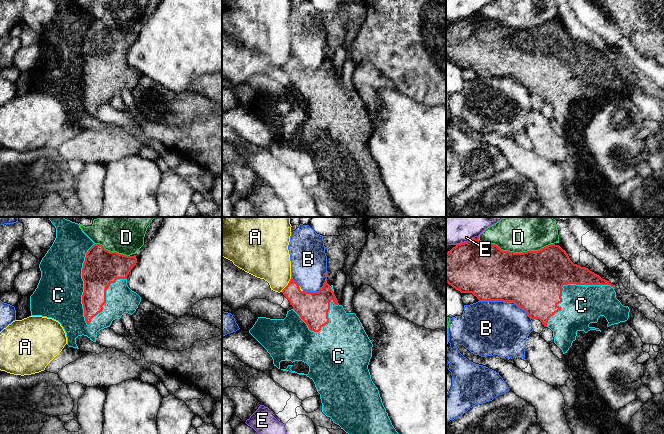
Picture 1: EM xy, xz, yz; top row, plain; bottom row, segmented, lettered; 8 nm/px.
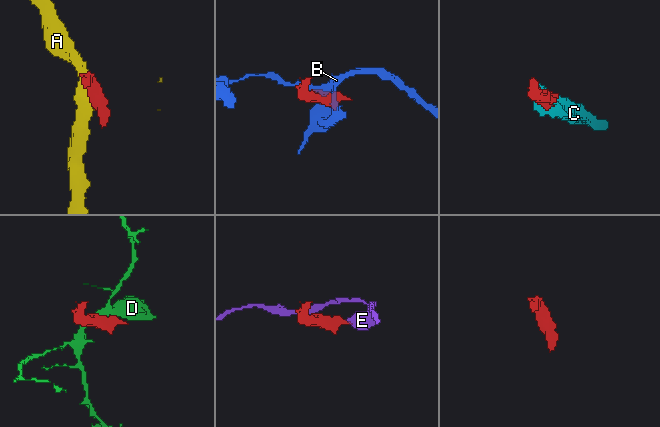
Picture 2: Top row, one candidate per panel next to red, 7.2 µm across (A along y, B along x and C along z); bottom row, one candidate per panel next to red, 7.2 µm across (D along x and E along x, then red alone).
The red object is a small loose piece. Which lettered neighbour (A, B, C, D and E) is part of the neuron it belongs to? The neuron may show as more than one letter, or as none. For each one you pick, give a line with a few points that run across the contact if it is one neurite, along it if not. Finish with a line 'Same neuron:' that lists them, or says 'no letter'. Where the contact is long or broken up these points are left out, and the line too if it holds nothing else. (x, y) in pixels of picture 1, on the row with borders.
Same neuron: C

